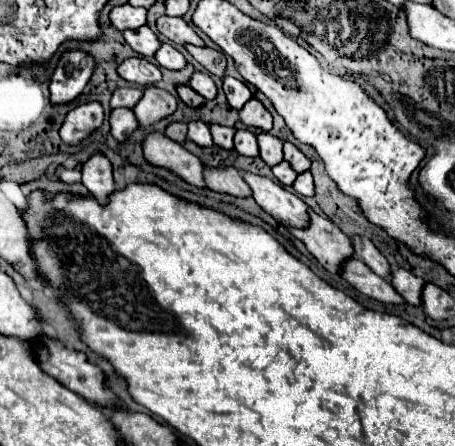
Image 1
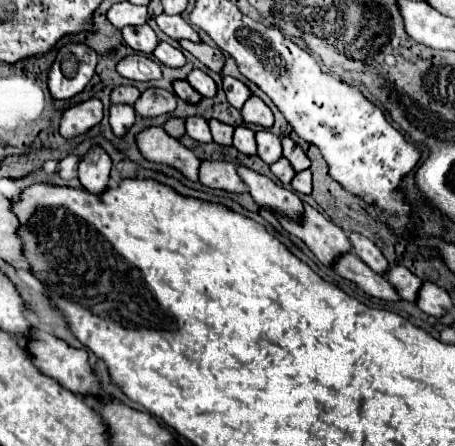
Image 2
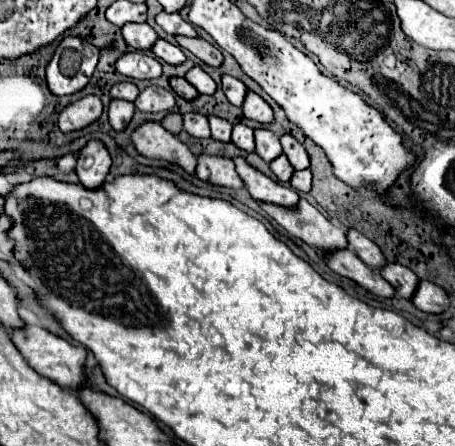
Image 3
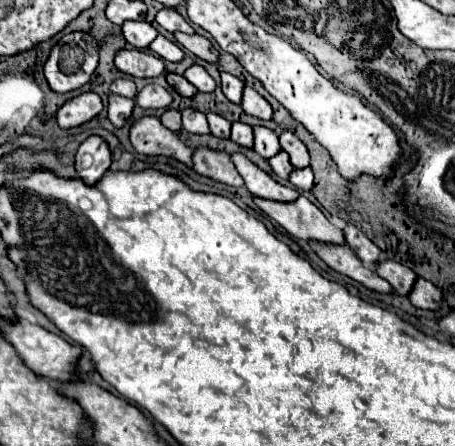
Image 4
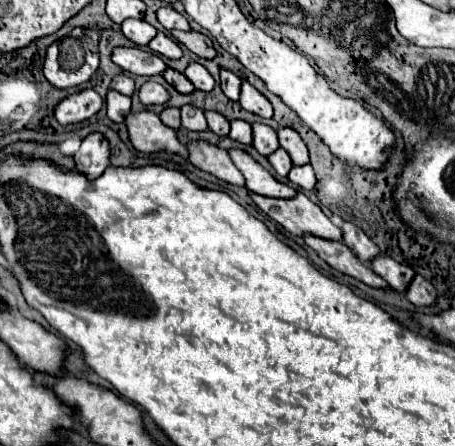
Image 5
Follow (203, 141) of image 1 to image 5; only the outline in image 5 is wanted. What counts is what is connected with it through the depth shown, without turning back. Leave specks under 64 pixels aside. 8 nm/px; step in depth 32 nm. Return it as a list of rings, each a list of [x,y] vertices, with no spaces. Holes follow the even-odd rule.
[[[182,106],[182,126],[192,132],[204,132],[208,130],[206,116],[196,106]]]

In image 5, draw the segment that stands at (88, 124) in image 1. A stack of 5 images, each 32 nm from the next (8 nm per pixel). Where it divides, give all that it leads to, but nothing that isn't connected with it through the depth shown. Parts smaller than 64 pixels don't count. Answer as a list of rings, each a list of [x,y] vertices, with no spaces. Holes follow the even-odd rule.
[[[82,90],[82,92],[72,94],[66,100],[62,100],[56,106],[54,116],[62,126],[68,126],[68,124],[78,124],[78,122],[88,120],[100,108],[102,108],[102,98],[98,96],[98,92]]]

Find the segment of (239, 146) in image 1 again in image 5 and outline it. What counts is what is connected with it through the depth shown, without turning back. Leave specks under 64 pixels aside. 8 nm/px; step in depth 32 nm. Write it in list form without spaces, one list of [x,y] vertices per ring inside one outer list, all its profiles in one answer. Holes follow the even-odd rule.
[[[232,120],[230,138],[240,142],[240,144],[250,144],[252,142],[252,126],[244,120]]]

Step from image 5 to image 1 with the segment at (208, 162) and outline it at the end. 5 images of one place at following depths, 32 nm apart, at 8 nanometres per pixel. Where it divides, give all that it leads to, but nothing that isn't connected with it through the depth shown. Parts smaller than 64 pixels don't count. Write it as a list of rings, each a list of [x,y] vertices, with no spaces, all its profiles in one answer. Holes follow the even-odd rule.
[[[204,168],[204,178],[210,190],[234,196],[234,198],[250,198],[252,190],[244,182],[242,174],[236,168]]]

